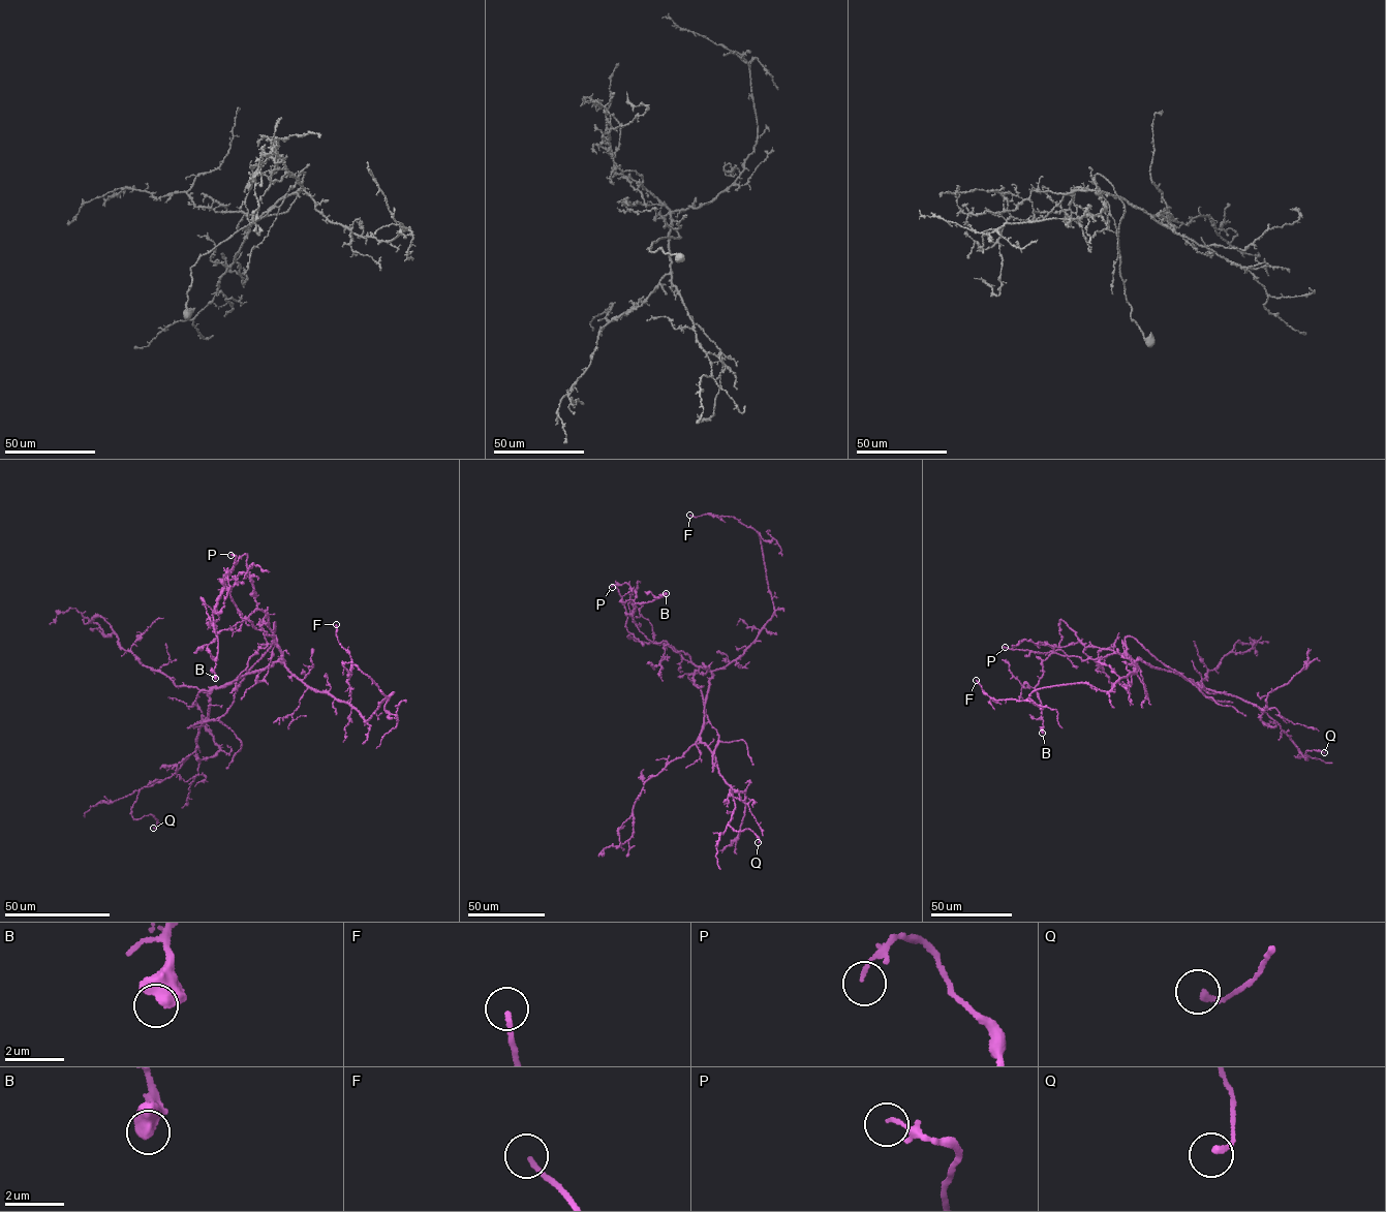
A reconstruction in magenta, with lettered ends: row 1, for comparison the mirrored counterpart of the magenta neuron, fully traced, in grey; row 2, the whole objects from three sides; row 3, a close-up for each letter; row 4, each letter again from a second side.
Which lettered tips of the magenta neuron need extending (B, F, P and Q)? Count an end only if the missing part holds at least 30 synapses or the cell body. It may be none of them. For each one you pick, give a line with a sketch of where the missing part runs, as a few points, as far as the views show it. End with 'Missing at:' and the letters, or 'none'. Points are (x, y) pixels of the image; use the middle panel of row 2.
Missing at: none

